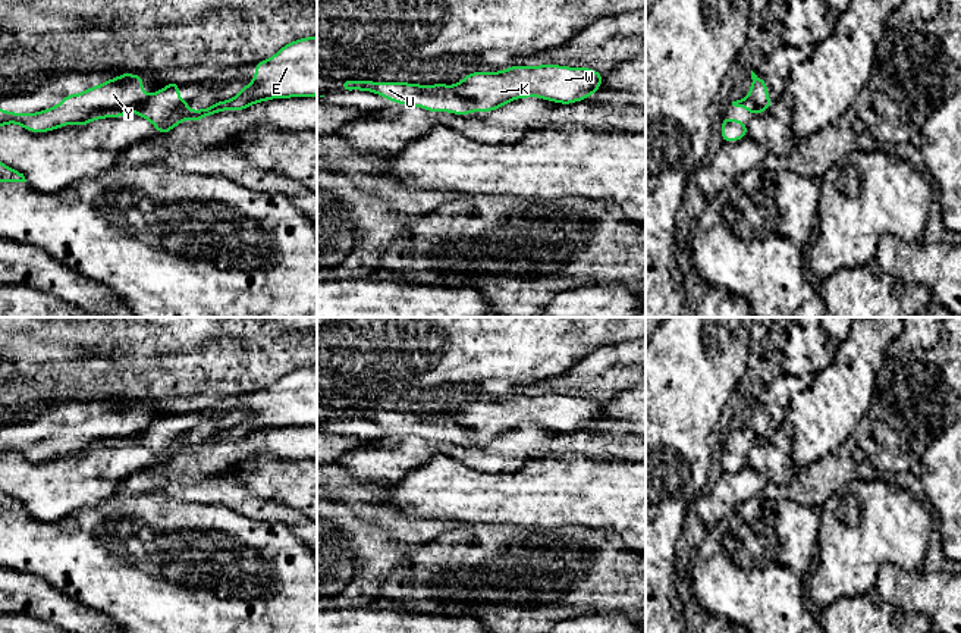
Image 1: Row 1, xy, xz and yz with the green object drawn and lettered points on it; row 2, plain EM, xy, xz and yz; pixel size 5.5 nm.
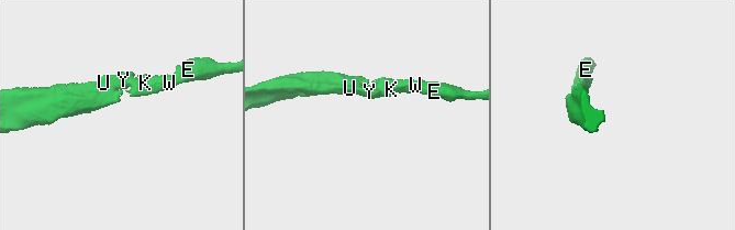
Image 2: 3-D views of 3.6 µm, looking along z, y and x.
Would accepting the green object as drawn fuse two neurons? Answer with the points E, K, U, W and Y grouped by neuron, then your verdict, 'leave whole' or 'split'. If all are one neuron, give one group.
groups E K W / U Y; split

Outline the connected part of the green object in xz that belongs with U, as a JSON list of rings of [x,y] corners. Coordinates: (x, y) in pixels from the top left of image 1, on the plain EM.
[[[368,408],[342,411],[342,420],[371,420],[387,429],[405,435],[418,435],[430,441],[450,441],[453,444],[468,444],[477,439],[475,432],[452,416],[447,420],[424,420],[418,413],[406,411],[371,411]]]

